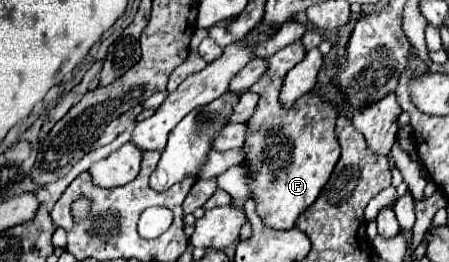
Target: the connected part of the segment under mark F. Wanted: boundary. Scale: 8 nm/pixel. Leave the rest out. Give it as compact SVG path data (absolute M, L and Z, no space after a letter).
M302 40L288 44L280 52L266 58L266 74L258 80L258 84L250 86L252 92L260 94L260 100L254 114L246 122L242 162L248 168L248 186L250 196L256 202L256 212L262 222L274 230L294 228L298 214L318 198L340 158L340 144L334 132L336 110L320 94L306 92L294 102L292 108L284 108L280 104L278 96L284 76L304 60L304 54L306 50Z

